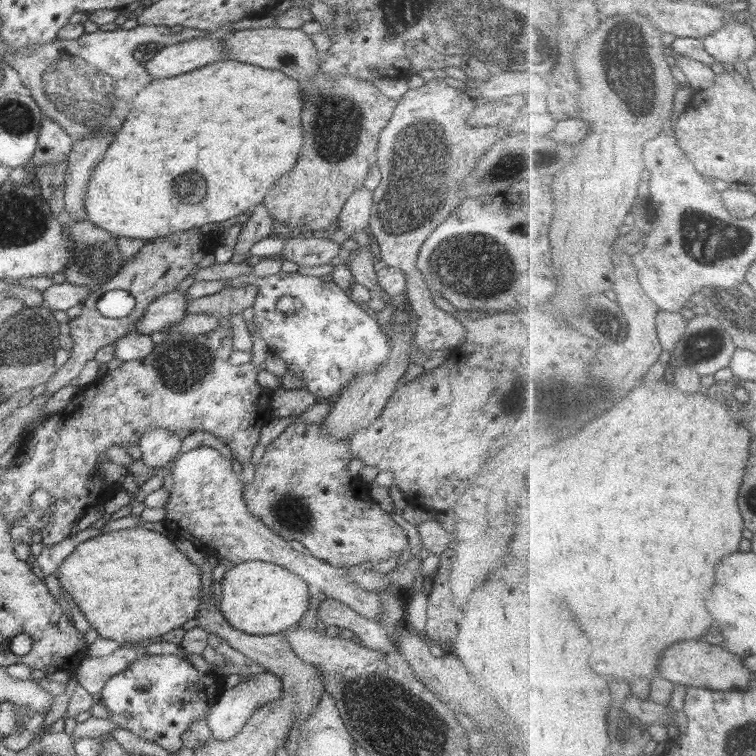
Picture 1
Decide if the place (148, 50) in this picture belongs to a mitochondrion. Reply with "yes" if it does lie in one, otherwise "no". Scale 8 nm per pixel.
no

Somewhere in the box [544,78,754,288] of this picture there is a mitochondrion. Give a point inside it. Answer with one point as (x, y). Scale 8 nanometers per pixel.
(708, 239)

